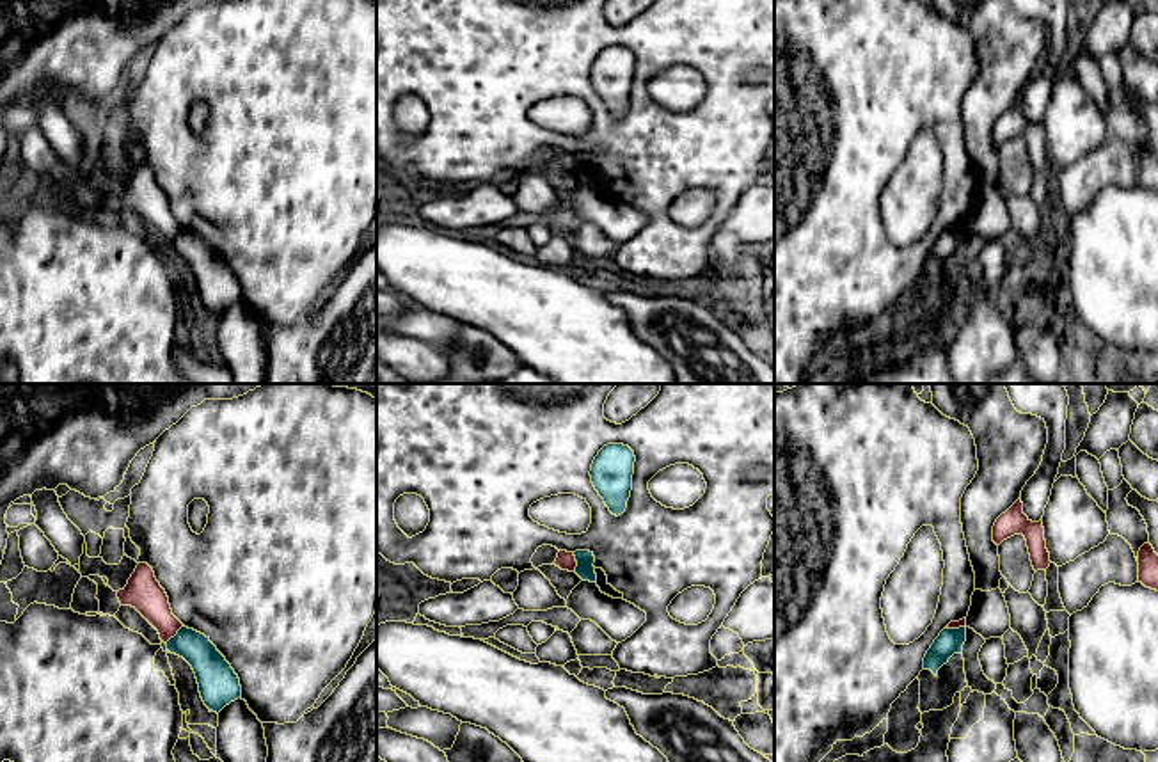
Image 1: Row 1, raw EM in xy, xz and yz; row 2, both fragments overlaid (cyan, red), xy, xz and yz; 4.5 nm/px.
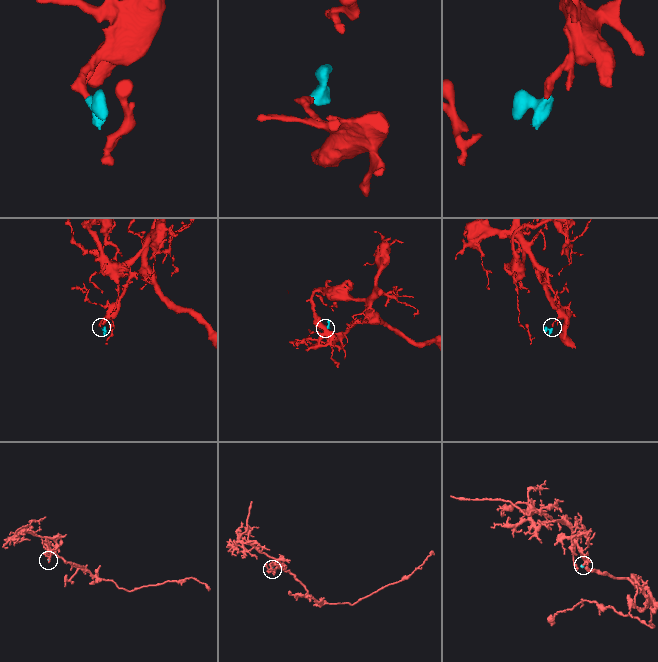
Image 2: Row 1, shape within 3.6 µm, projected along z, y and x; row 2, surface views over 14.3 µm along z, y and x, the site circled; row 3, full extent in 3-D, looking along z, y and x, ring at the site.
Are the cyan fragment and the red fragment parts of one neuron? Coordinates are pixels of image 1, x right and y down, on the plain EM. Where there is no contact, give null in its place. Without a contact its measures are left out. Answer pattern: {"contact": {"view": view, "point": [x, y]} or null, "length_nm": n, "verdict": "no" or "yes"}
{"contact": {"view": "xy", "point": [176, 237]}, "length_nm": 120, "verdict": "no"}

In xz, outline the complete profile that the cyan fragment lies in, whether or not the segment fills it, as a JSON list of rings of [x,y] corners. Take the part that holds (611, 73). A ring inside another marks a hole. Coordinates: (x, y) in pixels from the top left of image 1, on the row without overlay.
[[[623,46],[604,48],[591,66],[591,85],[613,117],[622,117],[632,92],[634,53]]]

